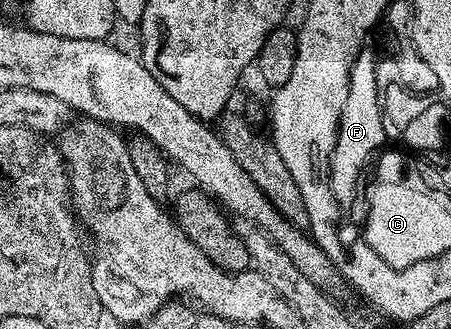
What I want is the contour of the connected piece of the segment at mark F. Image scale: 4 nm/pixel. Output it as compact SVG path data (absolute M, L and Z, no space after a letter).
M358 47L356 56L346 64L346 78L345 99L344 103L341 103L340 114L337 115L332 150L329 151L325 160L329 192L337 203L352 201L356 171L362 159L368 153L374 153L372 147L382 137L380 117L386 111L386 89L384 89L384 73L380 73L380 55L370 55L364 47Z

